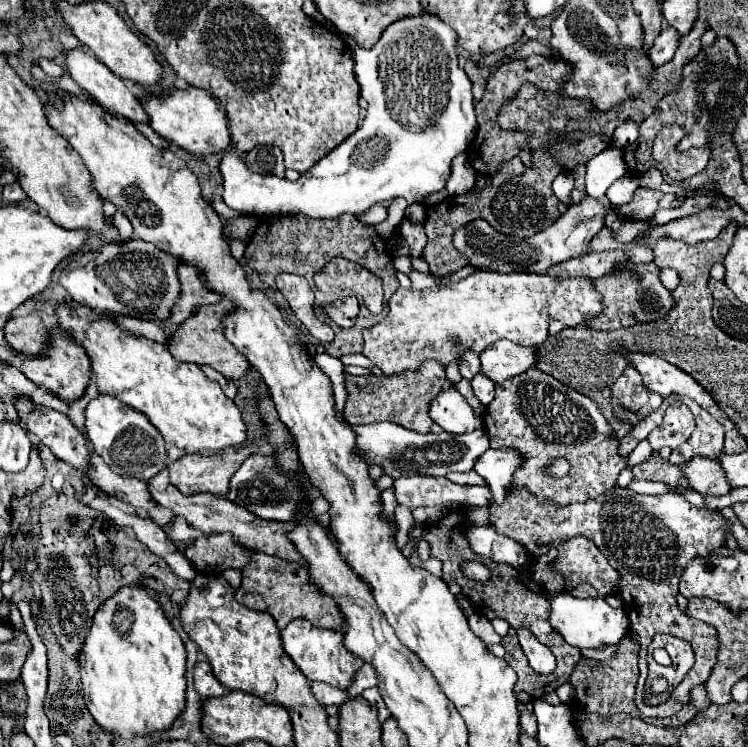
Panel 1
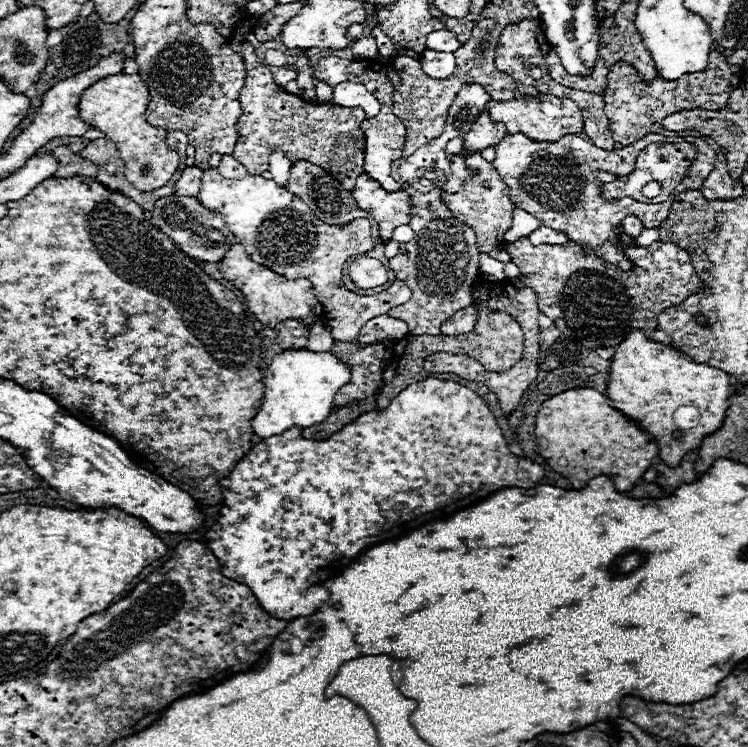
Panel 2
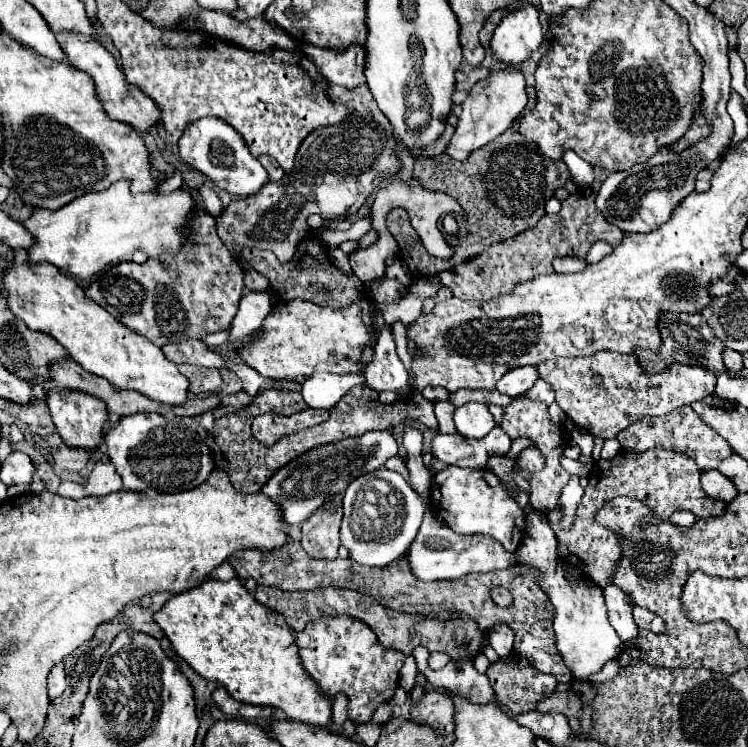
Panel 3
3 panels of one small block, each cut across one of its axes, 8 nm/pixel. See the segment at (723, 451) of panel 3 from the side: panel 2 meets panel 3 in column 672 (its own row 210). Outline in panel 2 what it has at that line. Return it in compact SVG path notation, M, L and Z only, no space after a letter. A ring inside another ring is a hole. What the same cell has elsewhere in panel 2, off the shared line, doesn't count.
M462 154L452 158L452 178L446 180L444 186L434 188L428 194L420 194L414 188L406 188L412 210L410 210L410 228L414 230L414 238L408 244L400 244L400 252L388 260L390 270L394 270L396 278L410 286L412 298L392 308L388 314L408 322L408 334L440 334L440 326L454 312L472 304L472 284L478 274L478 254L476 234L470 226L456 220L454 214L442 204L440 192L456 190L464 178L468 176L468 168L464 164Z

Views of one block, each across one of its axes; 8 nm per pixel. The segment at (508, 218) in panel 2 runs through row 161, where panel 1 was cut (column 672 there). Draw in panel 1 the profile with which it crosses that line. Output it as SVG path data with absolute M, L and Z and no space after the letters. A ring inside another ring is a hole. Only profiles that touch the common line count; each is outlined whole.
M656 450L650 454L648 460L632 466L632 474L634 474L634 480L654 480L676 488L688 488L688 482L684 480L684 474L680 472L680 468L670 464Z

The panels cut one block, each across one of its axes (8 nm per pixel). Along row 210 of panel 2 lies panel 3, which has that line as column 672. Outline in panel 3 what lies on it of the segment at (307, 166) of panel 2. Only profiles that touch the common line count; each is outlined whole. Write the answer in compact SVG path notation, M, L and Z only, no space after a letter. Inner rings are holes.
M664 312L664 316L660 316L660 334L662 334L660 356L664 360L662 368L672 366L672 364L688 364L688 366L704 366L716 376L724 372L724 362L722 362L724 346L714 336L712 328L708 326L702 314L684 316L684 314L674 314L674 312Z

